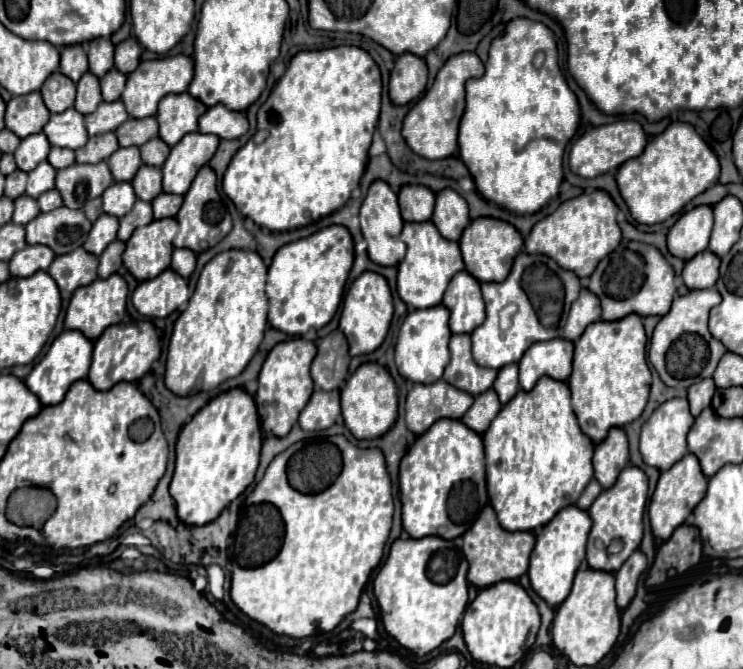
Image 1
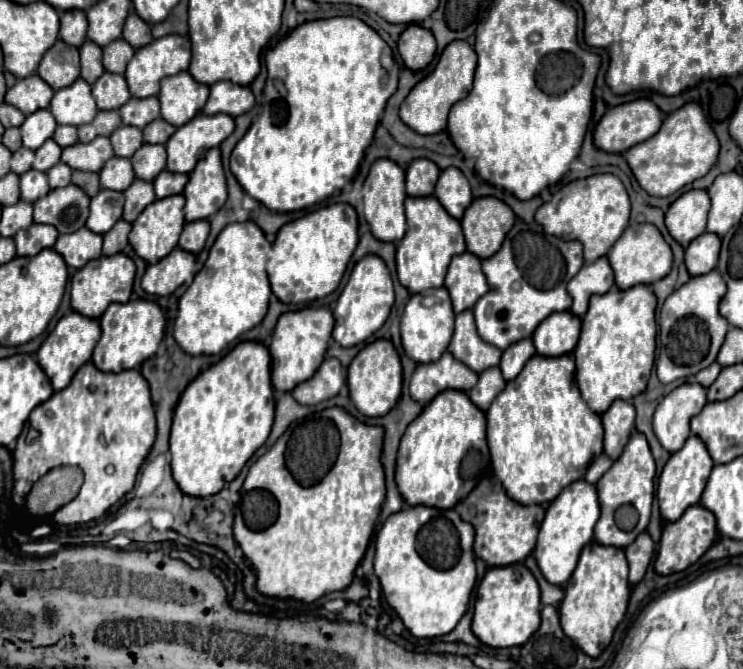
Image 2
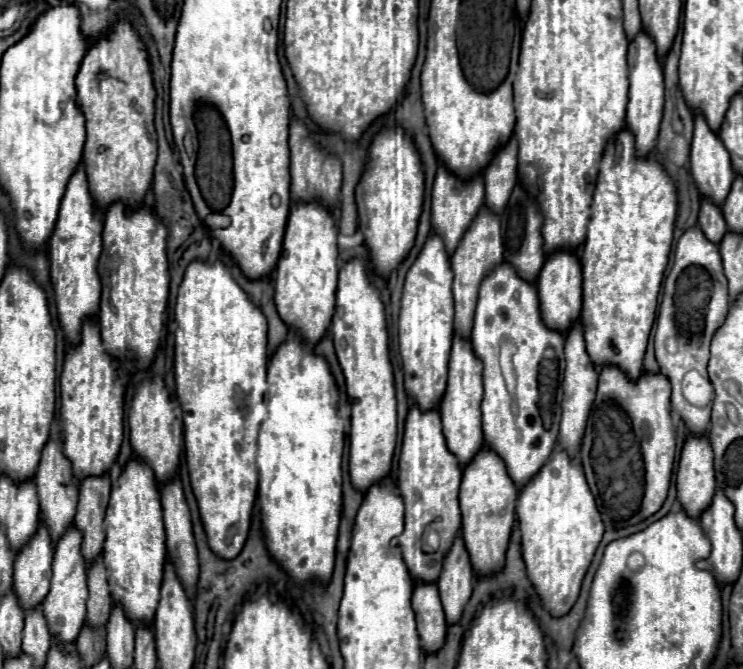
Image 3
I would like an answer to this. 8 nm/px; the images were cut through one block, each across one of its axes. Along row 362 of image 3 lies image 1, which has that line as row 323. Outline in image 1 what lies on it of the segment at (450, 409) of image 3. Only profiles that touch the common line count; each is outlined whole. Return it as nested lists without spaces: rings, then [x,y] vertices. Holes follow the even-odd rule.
[[[466,270],[452,278],[442,304],[450,310],[452,334],[472,334],[486,318],[480,282],[476,282],[476,278],[472,278]]]

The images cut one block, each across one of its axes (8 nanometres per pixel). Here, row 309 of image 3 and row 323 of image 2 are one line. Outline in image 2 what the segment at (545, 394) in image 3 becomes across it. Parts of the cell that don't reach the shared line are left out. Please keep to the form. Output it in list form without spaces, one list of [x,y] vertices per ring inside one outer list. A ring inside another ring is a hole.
[[[516,220],[502,248],[494,256],[482,260],[482,270],[490,288],[474,306],[480,336],[504,350],[520,338],[532,336],[536,326],[548,314],[570,310],[572,298],[566,286],[582,264],[584,258],[580,242],[550,236],[538,224]]]

